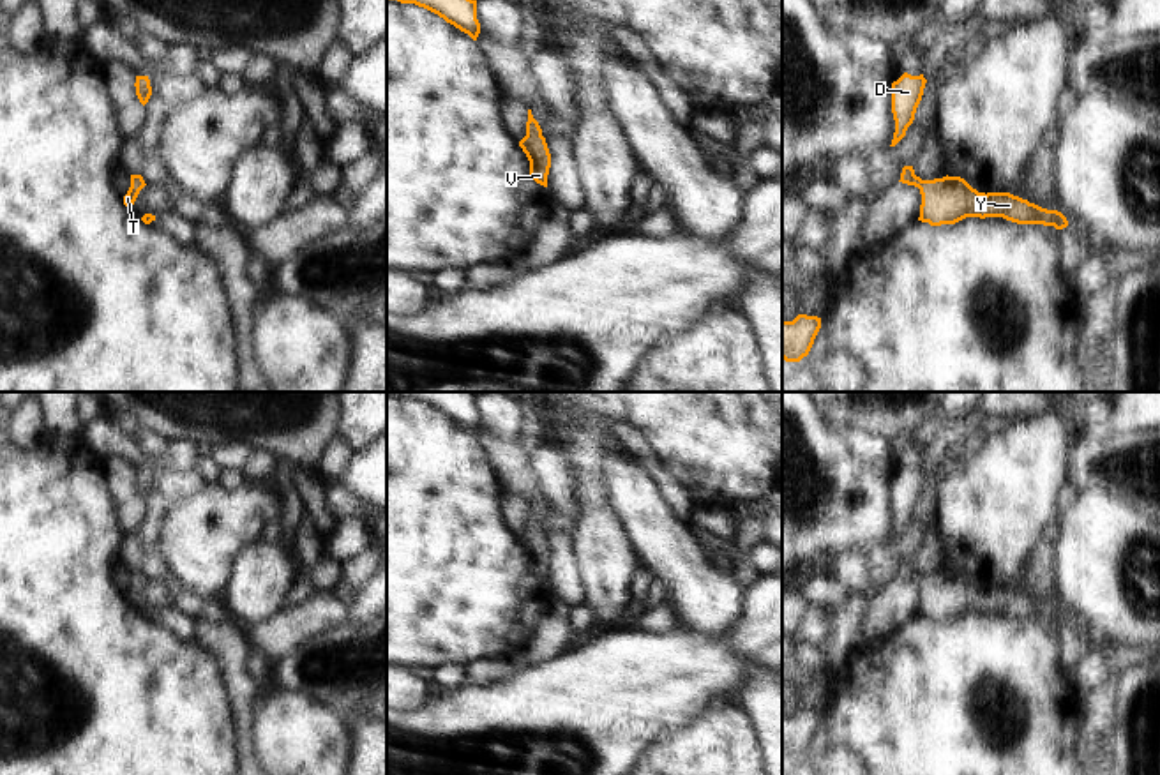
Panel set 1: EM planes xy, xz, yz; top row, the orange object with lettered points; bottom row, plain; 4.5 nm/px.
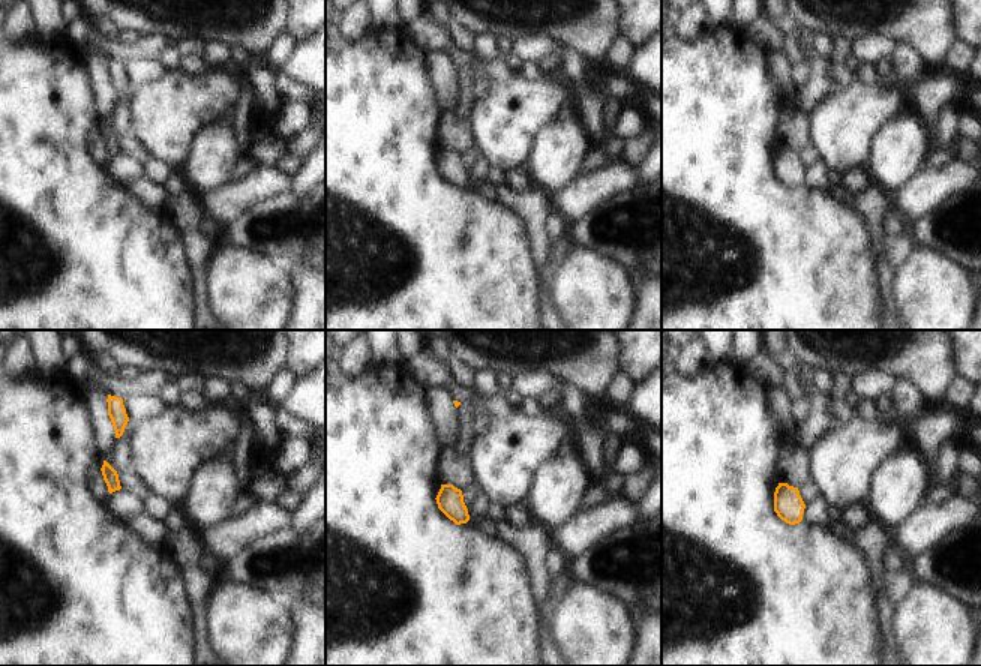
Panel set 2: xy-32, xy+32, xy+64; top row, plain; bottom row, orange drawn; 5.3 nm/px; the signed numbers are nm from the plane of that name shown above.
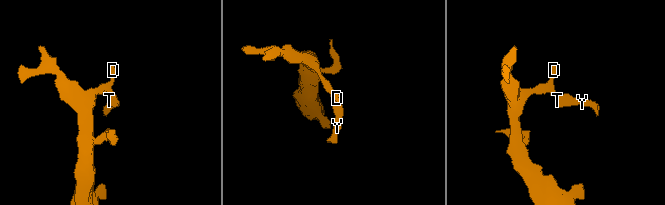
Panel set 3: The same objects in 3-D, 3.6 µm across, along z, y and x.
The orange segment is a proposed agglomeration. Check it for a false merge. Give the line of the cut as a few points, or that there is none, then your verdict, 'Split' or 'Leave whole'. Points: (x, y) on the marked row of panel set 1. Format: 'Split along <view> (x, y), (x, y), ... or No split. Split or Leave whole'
No split. Leave whole

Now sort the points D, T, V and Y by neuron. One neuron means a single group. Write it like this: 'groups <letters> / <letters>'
groups D T V Y

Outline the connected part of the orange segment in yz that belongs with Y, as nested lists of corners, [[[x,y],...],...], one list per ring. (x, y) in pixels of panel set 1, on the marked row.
[[[904,166],[899,182],[920,189],[918,221],[930,226],[955,224],[966,217],[1003,217],[1017,224],[1043,224],[1056,229],[1068,226],[1058,210],[1042,208],[1010,192],[978,192],[960,177],[922,180],[913,166]]]

